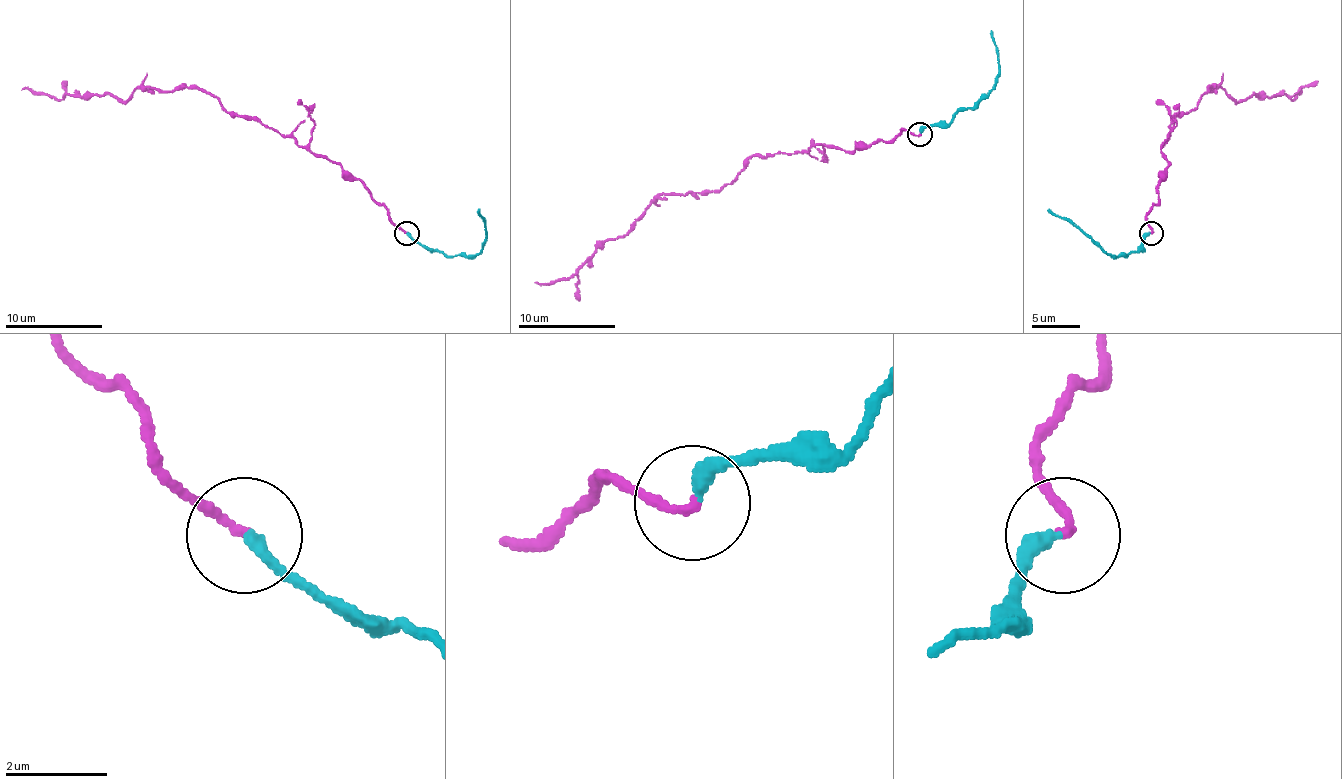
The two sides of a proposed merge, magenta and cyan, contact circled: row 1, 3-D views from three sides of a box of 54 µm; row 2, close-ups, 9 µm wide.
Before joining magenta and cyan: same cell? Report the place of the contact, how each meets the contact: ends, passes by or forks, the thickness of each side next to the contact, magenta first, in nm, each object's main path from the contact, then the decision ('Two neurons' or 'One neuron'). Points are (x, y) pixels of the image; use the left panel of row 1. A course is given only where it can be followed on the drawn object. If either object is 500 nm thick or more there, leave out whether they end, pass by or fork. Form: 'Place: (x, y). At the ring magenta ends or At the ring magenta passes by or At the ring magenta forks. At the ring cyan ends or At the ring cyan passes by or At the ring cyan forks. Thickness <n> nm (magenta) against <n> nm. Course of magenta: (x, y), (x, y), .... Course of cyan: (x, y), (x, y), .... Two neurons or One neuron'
Place: (406, 233). At the ring magenta ends. At the ring cyan ends. Thickness 170 nm (magenta) against 280 nm. Course of magenta: (406, 234), (338, 163), (228, 114), (204, 90), (139, 88), (126, 100), (22, 90). Course of cyan: (408, 234), (423, 246), (447, 255), (476, 255), (486, 229), (479, 209). One neuron

